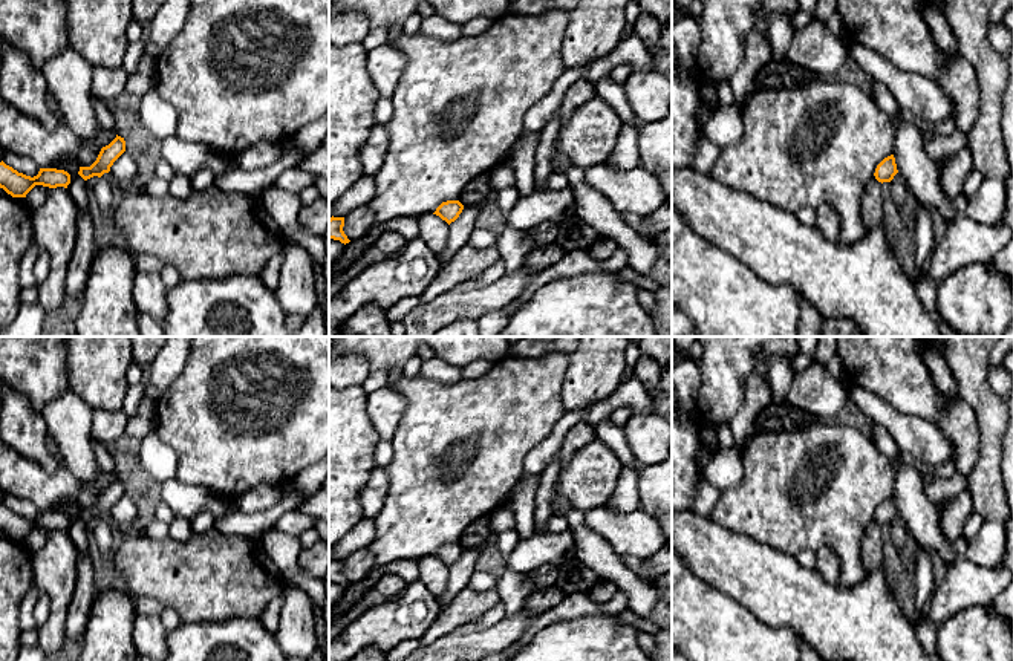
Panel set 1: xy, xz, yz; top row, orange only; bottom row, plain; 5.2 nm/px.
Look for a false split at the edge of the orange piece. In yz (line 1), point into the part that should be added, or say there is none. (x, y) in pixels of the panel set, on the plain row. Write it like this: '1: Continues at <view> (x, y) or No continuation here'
1: Continues at yz (871, 547)

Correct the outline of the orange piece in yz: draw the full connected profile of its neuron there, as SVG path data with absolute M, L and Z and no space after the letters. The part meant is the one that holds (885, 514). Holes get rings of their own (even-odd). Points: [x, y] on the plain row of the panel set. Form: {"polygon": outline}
{"polygon": "M891 497L877 508L874 520L863 534L860 542L860 557L869 574L884 563L881 526L891 525L897 516L895 500Z"}

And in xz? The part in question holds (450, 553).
{"polygon": "M459 543L442 545L433 557L439 558L448 568L454 565L462 555L464 548Z"}

